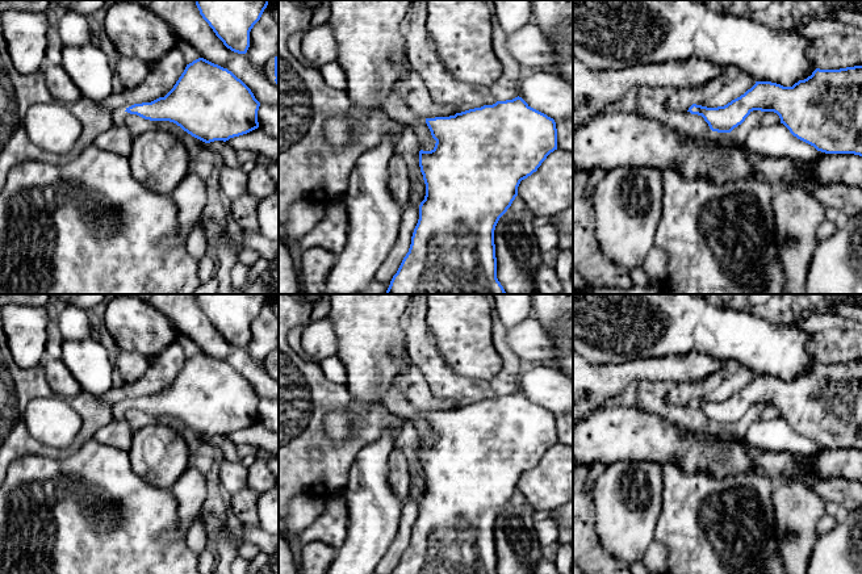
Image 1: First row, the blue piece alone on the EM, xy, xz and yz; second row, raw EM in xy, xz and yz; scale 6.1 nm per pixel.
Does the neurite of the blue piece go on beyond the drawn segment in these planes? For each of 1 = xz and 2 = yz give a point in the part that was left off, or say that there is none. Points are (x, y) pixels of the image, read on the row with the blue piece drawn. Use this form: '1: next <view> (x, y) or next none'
1: next none
2: next none

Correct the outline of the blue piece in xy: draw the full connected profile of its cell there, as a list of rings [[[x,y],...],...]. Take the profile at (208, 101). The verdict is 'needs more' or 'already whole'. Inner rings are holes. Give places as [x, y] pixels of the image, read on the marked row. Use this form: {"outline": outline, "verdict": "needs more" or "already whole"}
{"outline": [[[198,58],[164,96],[134,104],[125,112],[150,121],[170,121],[210,143],[229,141],[259,127],[260,102],[231,71]]], "verdict": "already whole"}

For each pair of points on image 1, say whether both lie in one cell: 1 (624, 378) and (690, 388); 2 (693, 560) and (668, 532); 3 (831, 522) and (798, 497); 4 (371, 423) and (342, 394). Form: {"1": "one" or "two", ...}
{"1": "two", "2": "one", "3": "two", "4": "one"}

